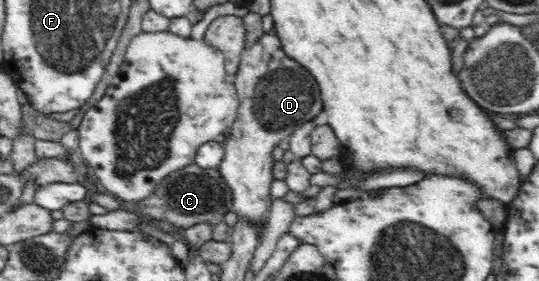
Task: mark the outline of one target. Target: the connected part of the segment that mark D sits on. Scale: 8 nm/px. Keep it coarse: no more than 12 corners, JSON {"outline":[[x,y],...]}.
{"outline":[[275,35],[247,45],[218,170],[261,223],[273,149],[323,111]]}

